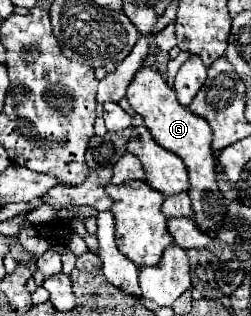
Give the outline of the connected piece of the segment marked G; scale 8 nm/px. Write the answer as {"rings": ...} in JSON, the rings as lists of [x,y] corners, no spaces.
{"rings":[[[142,67],[136,73],[136,77],[132,79],[132,83],[128,87],[126,99],[132,105],[132,109],[138,115],[142,115],[144,125],[152,133],[154,141],[160,147],[176,153],[184,161],[184,165],[188,169],[188,179],[190,179],[188,195],[192,199],[194,223],[200,231],[214,235],[216,227],[220,227],[220,219],[224,219],[224,211],[228,211],[228,201],[224,199],[224,195],[218,189],[216,157],[214,157],[214,151],[210,147],[212,131],[210,131],[208,123],[178,103],[176,91],[166,85],[162,75],[154,67]]]}

